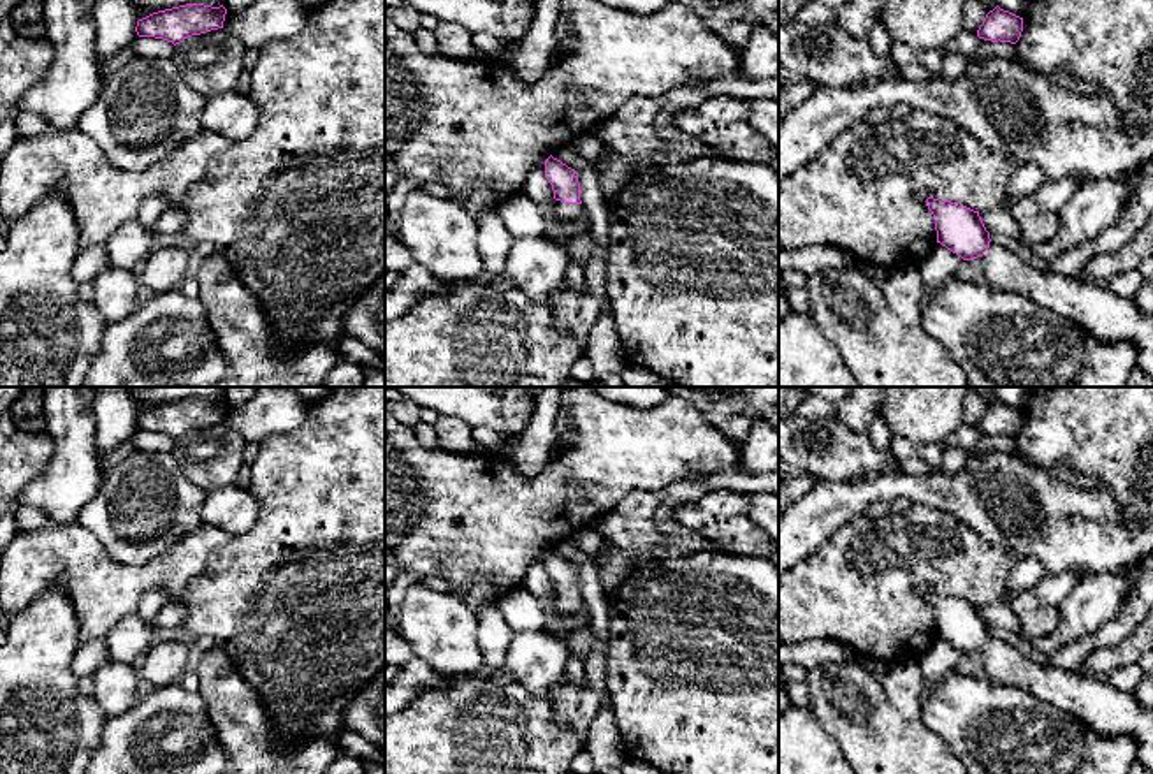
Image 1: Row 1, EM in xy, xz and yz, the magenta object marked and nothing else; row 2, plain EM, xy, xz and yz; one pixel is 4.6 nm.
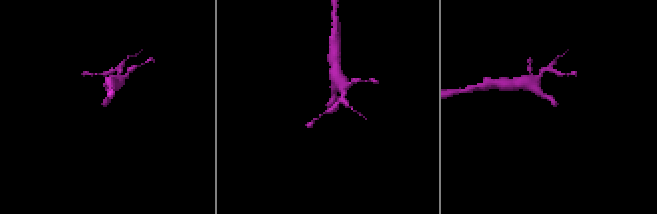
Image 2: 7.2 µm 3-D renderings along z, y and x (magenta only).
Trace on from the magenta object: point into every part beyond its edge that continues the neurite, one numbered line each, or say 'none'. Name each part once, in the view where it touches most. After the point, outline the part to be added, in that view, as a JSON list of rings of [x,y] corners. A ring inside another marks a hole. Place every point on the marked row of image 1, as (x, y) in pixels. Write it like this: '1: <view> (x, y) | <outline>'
1: xz (558, 210) | [[[552,201],[550,206],[545,209],[547,216],[554,216],[557,220],[575,220],[584,215],[584,206],[582,204],[564,204],[561,201]]]

